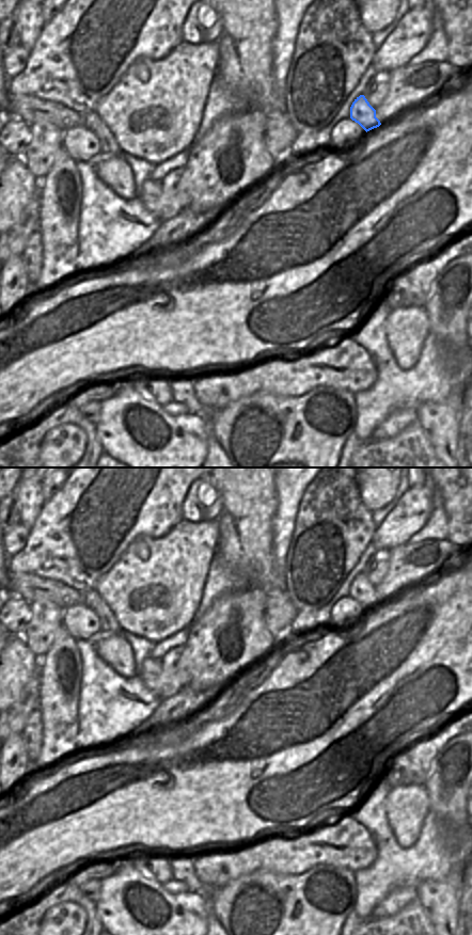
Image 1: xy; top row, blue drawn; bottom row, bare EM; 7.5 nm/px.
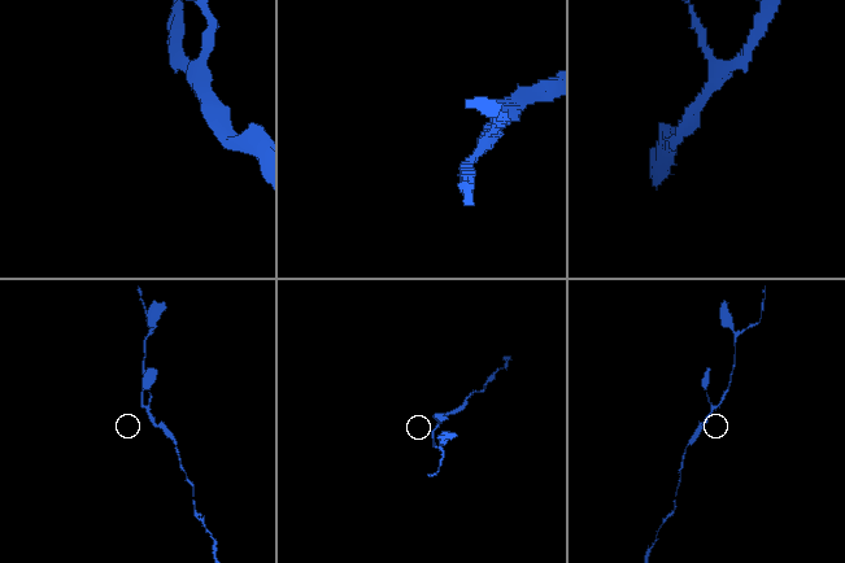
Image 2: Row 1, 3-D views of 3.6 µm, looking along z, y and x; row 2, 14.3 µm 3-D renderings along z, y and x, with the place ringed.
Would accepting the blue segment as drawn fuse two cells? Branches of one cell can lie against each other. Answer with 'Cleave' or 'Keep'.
Keep

